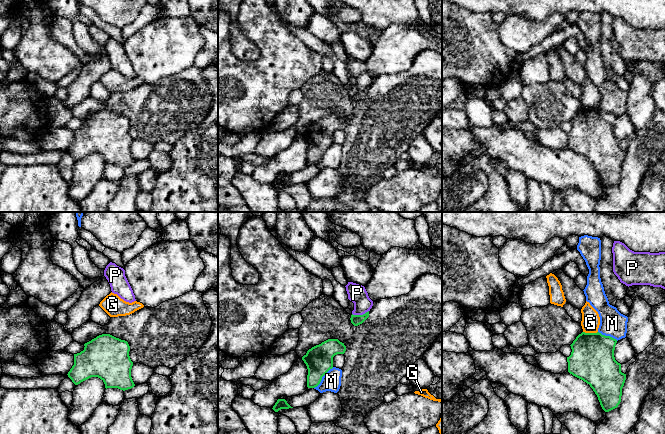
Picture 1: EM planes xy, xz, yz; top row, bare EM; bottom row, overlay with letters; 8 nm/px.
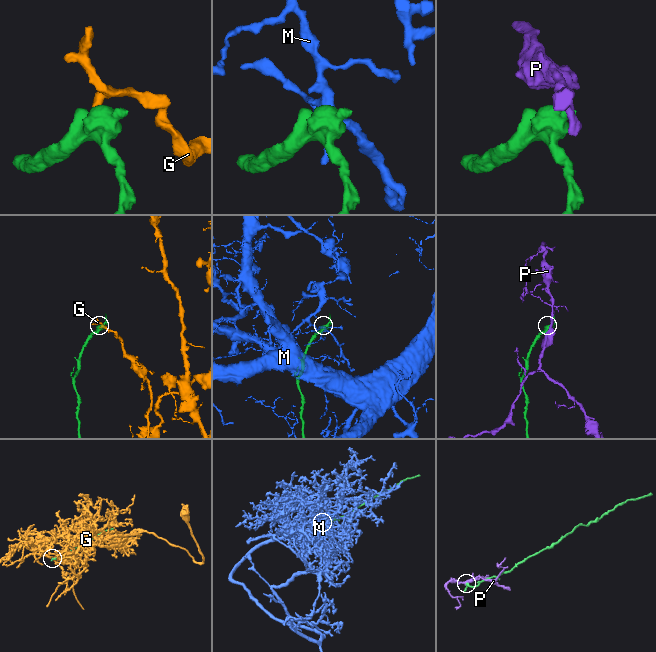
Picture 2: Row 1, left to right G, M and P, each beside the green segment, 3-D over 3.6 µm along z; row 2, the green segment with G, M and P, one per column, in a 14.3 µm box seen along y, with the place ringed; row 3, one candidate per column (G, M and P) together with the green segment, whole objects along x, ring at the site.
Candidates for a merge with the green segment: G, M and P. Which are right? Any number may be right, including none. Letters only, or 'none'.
none

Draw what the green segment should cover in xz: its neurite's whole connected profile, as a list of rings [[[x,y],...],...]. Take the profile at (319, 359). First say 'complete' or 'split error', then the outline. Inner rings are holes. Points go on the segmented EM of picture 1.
complete; [[[328,339],[309,349],[302,357],[307,366],[307,387],[317,387],[322,377],[333,368],[333,357],[344,354],[346,346],[338,339]]]

